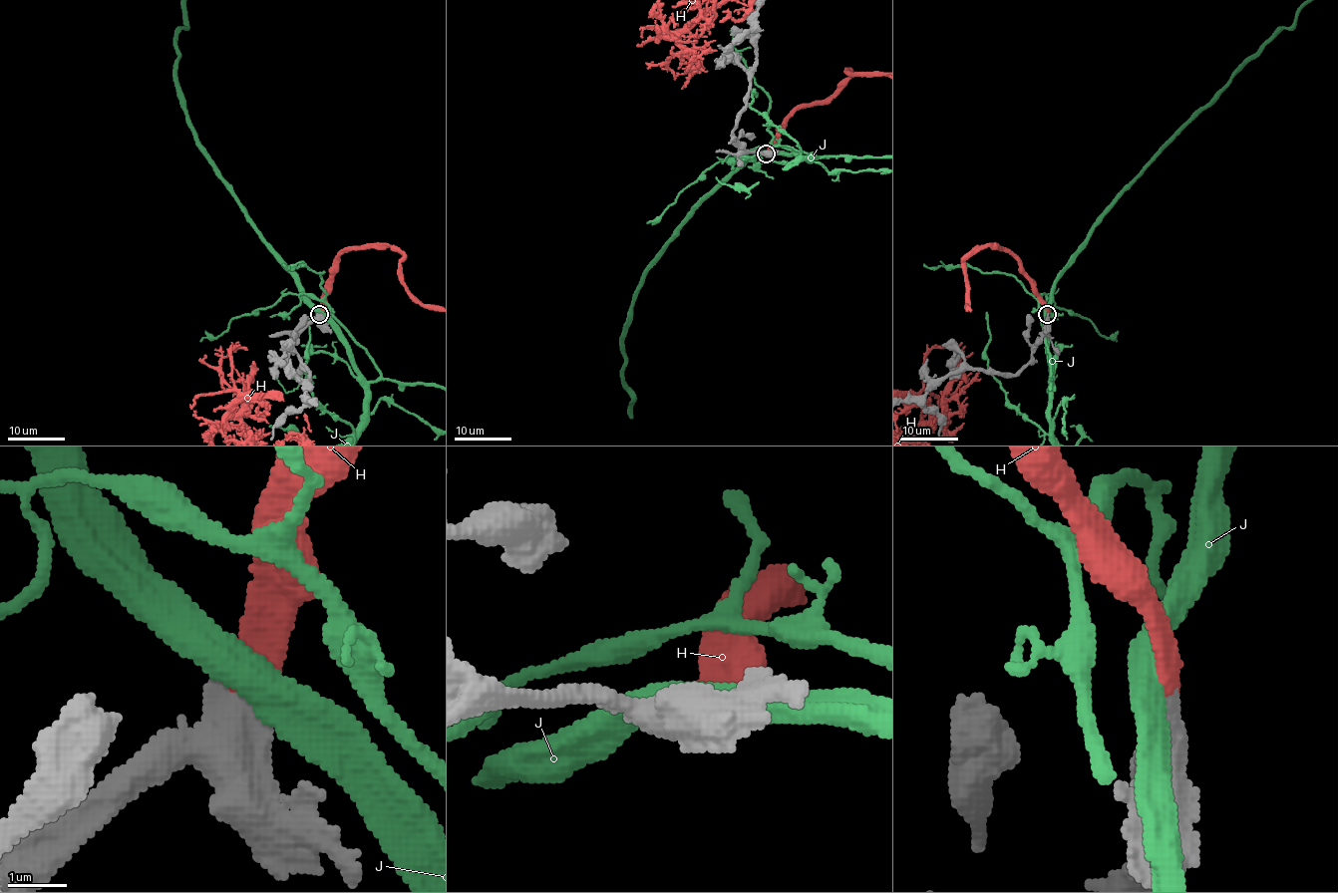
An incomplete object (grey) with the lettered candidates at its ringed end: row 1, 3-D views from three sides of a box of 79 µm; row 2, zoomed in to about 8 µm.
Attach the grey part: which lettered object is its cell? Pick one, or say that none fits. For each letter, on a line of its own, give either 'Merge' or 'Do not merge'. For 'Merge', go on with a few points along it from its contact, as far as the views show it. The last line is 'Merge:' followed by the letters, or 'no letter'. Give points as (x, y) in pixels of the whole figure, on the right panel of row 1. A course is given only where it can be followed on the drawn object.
H: Merge
J: Do not merge
Merge: H

